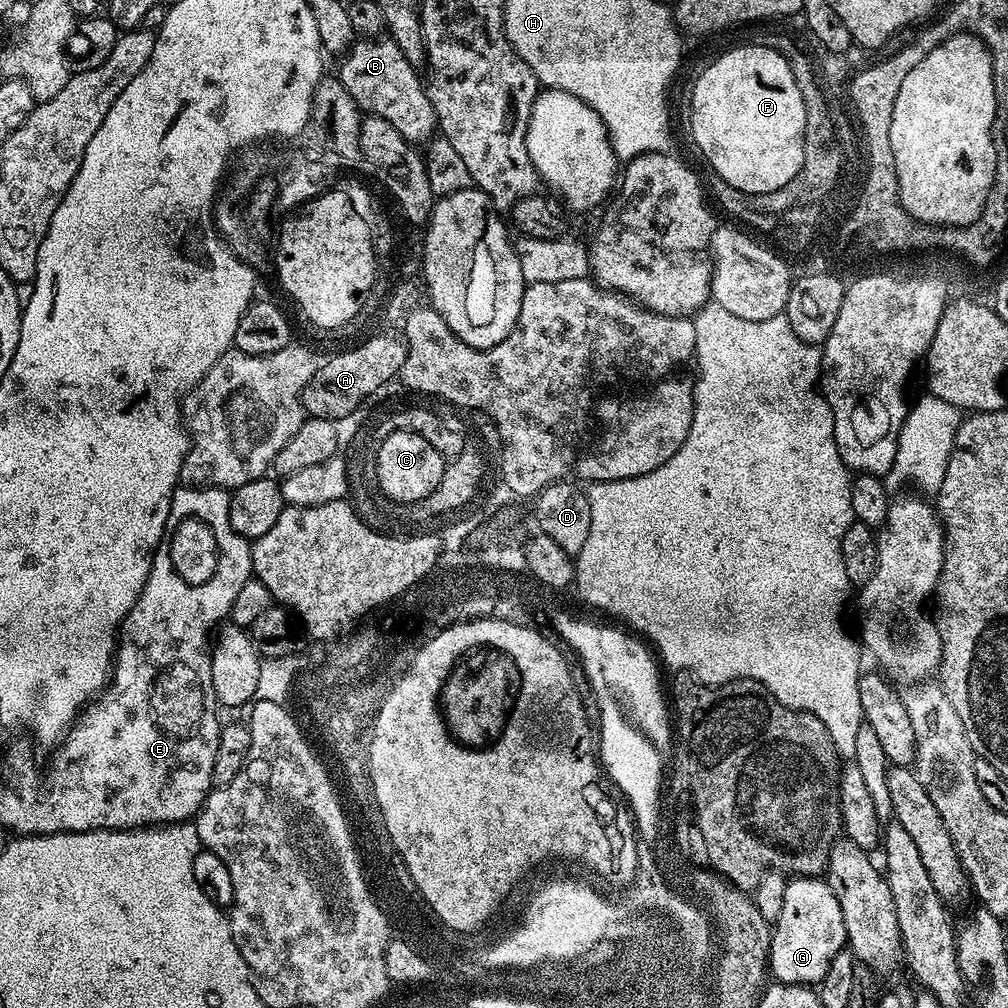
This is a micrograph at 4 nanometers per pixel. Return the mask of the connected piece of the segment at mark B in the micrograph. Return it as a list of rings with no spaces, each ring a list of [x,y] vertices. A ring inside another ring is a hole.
[[[357,39],[339,64],[338,75],[342,86],[350,90],[354,102],[367,115],[390,122],[390,126],[413,146],[423,145],[433,139],[438,125],[425,81],[416,73],[419,72],[417,65],[408,61],[406,54],[402,54],[392,39]]]

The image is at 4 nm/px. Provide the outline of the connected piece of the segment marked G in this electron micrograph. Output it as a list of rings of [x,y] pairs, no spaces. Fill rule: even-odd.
[[[810,876],[789,879],[785,886],[782,912],[772,928],[771,975],[782,984],[819,985],[826,970],[830,970],[834,954],[842,951],[847,938],[846,926],[842,922],[842,906],[838,906],[838,898],[833,894],[831,886],[823,879]]]

